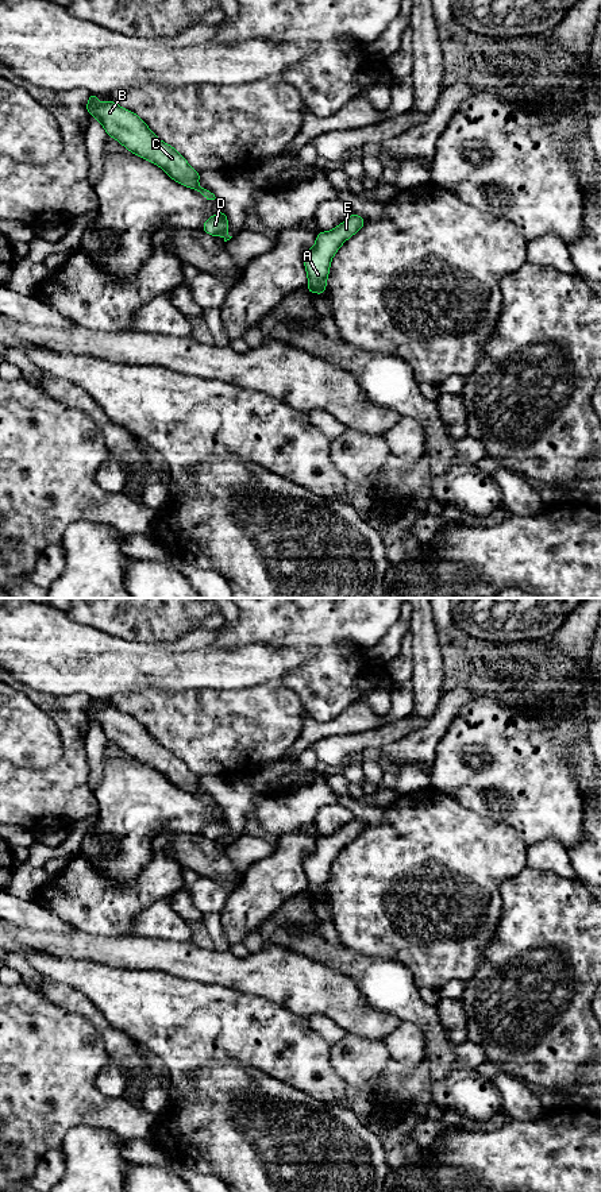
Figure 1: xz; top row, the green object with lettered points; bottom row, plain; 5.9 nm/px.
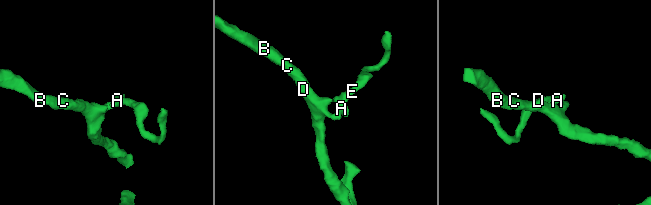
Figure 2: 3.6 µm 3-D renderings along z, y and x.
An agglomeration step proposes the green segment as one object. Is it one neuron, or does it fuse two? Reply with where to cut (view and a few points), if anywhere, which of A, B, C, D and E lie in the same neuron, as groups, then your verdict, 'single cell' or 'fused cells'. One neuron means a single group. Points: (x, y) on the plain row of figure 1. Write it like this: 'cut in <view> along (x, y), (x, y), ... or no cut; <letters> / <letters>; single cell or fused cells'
cut in xz along (308, 890), (315, 895); A E / B C D; fused cells

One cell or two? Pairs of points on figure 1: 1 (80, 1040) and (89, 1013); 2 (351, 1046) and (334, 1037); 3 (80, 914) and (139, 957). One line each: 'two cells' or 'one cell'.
1: two cells
2: two cells
3: two cells

